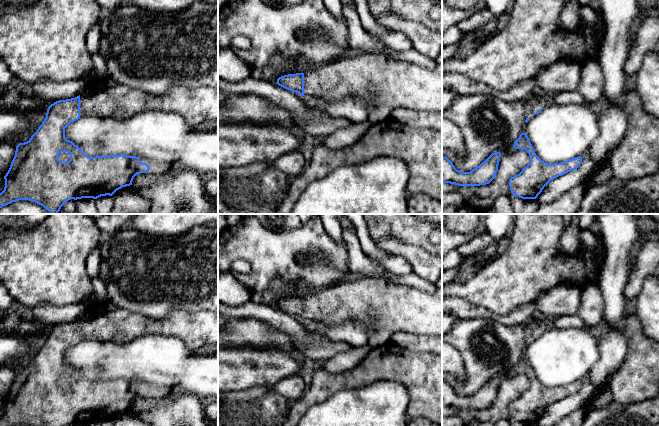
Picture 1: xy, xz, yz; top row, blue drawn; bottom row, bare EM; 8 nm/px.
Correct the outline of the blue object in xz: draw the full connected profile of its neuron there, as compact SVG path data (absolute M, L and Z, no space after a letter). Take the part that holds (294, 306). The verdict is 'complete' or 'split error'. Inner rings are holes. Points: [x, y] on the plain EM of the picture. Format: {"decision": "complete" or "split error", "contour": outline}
{"decision": "split error", "contour": "M384 276L343 281L313 295L281 300L276 307L301 320L317 320L327 324L360 320L370 326L371 349L391 341L391 336L396 332L442 336L442 288L428 293L408 285L396 284Z"}

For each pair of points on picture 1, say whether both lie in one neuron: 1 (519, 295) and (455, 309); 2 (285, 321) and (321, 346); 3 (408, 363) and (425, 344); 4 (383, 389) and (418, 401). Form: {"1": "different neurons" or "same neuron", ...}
{"1": "different neurons", "2": "same neuron", "3": "different neurons", "4": "different neurons"}

